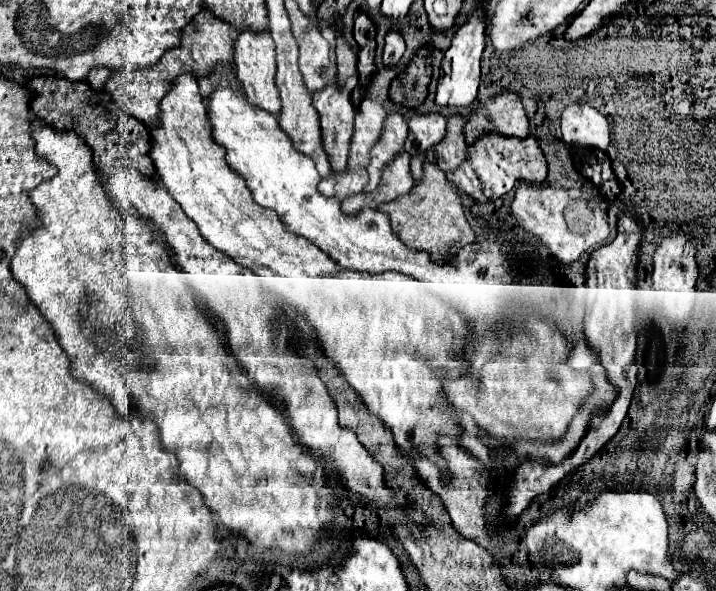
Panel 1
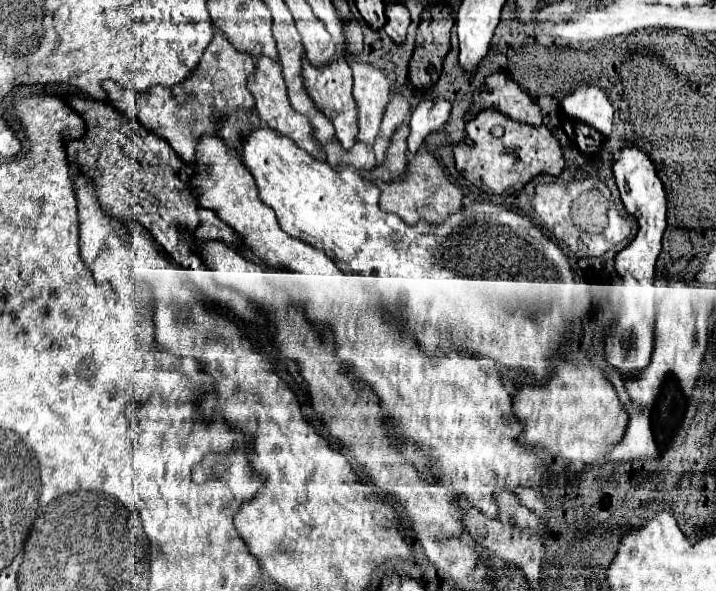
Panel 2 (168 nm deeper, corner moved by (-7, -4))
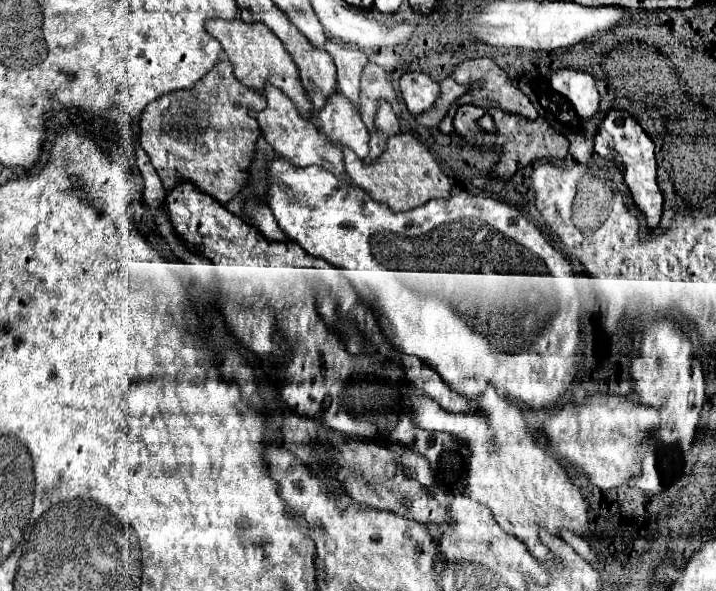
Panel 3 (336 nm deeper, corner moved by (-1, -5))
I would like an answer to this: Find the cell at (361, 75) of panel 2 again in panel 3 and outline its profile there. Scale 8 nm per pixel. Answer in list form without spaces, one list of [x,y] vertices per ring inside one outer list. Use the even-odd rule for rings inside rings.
[[[335,41],[325,43],[323,47],[331,57],[333,63],[337,67],[337,87],[339,91],[355,103],[357,107],[357,95],[359,95],[359,79],[361,79],[361,71],[367,63],[367,55],[359,49],[349,49],[349,47],[341,47]]]

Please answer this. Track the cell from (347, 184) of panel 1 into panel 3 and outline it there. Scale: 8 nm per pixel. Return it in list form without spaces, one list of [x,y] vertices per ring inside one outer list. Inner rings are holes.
[[[341,91],[329,95],[329,101],[317,113],[317,121],[319,121],[319,131],[331,143],[341,143],[351,147],[361,159],[367,157],[369,131],[361,121],[359,113],[355,111],[353,103]]]

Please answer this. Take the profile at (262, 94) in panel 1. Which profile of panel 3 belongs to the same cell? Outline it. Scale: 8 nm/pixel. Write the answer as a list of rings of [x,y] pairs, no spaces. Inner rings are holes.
[[[267,85],[265,91],[263,91],[263,95],[265,95],[265,99],[267,99],[267,109],[261,111],[261,113],[255,113],[255,111],[253,111],[253,117],[259,121],[261,131],[263,131],[265,139],[267,139],[267,143],[269,143],[279,155],[283,155],[283,157],[285,157],[291,165],[295,165],[295,167],[319,165],[319,167],[323,167],[325,171],[333,173],[335,177],[345,179],[345,181],[351,181],[349,175],[347,175],[345,169],[343,169],[343,153],[341,153],[341,147],[337,147],[337,145],[333,145],[331,141],[327,141],[327,139],[319,133],[319,129],[317,129],[313,123],[305,121],[305,119],[299,115],[299,111],[295,109],[293,101],[289,101],[287,95],[285,95],[281,89],[277,89],[277,87],[273,87],[273,85]]]

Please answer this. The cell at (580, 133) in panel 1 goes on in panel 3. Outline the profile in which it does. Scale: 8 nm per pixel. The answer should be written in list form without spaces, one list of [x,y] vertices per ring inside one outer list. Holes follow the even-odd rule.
[[[555,69],[551,73],[551,87],[569,99],[581,119],[591,119],[599,111],[599,93],[595,79],[589,73],[575,69]]]

